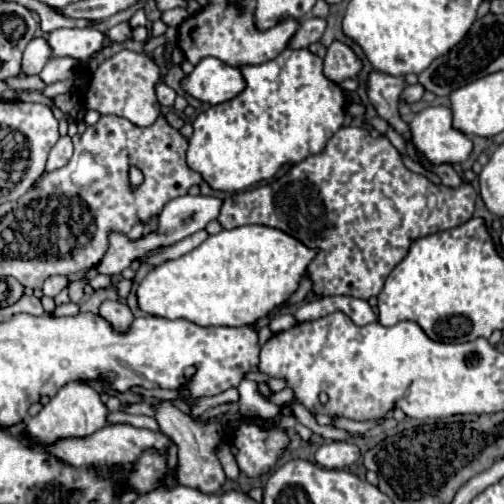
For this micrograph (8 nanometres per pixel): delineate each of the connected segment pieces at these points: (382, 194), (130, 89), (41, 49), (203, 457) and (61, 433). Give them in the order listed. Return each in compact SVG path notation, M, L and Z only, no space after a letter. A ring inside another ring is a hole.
M343 126L327 142L327 148L323 154L305 158L303 162L295 164L285 176L269 184L261 184L257 188L237 192L231 198L227 198L223 202L223 208L217 220L227 230L245 226L245 224L265 224L265 226L279 228L291 234L305 246L319 250L315 260L309 264L309 278L313 280L315 294L321 294L321 296L349 294L355 298L369 300L371 296L377 296L381 292L385 278L395 268L395 264L407 256L407 250L413 240L455 228L467 222L469 218L473 218L475 198L477 198L477 192L473 190L471 184L449 188L443 184L435 186L429 180L429 212L427 212L427 176L407 170L401 160L401 154L393 148L393 144L385 136L371 138L371 134L365 128ZM381 242L383 246L387 246L383 248L383 258L389 258L389 260L375 264L371 258L379 256L375 254L375 250L379 250L377 246L381 246Z
M121 50L113 58L105 60L89 78L89 86L81 88L85 104L99 114L117 114L125 116L137 126L151 126L161 114L161 104L155 96L153 86L161 82L159 66L147 56L131 50Z
M43 36L33 38L23 52L23 74L39 74L51 58L49 42Z
M161 400L157 406L153 406L153 410L155 410L155 418L161 426L161 432L165 436L173 438L173 442L179 446L179 460L177 460L177 480L179 480L179 484L195 488L203 494L217 494L227 480L227 476L221 468L221 462L219 462L219 458L215 456L215 450L213 450L223 440L223 428L219 424L207 424L207 426L197 424L195 420L191 420L191 416L183 414L169 400Z
M69 382L43 406L43 410L29 418L27 422L27 434L33 442L39 444L51 444L59 438L73 438L73 436L87 436L95 430L103 428L107 424L107 406L101 402L99 392L85 384L85 382Z

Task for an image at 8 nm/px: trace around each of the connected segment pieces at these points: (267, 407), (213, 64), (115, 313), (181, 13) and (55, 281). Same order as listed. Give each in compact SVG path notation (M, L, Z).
M241 380L239 382L239 410L241 416L245 418L271 418L279 414L279 406L271 404L269 400L265 400L259 390L257 390L257 382L253 380Z
M203 58L195 70L185 76L183 88L201 102L221 104L241 94L245 80L239 68L223 64L217 58Z
M105 302L99 310L99 314L113 326L117 332L125 332L129 324L133 322L133 314L125 302Z
M173 8L173 10L167 10L161 14L161 20L167 24L167 26L179 26L185 18L187 18L187 10L185 8Z
M49 276L43 284L43 294L55 298L63 288L67 288L67 284L69 284L69 280L65 276Z

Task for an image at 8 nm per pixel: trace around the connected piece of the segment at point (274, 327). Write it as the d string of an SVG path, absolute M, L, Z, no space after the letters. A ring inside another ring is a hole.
M283 312L283 314L277 314L277 316L271 318L269 330L271 330L273 334L277 334L277 332L283 332L283 330L289 330L289 328L295 326L295 324L297 324L297 320L295 320L289 312Z

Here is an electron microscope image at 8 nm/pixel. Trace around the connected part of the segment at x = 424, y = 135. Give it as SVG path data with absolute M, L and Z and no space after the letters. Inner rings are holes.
M425 108L409 124L415 148L425 154L433 164L465 162L473 150L467 134L457 132L451 124L453 114L449 108Z

